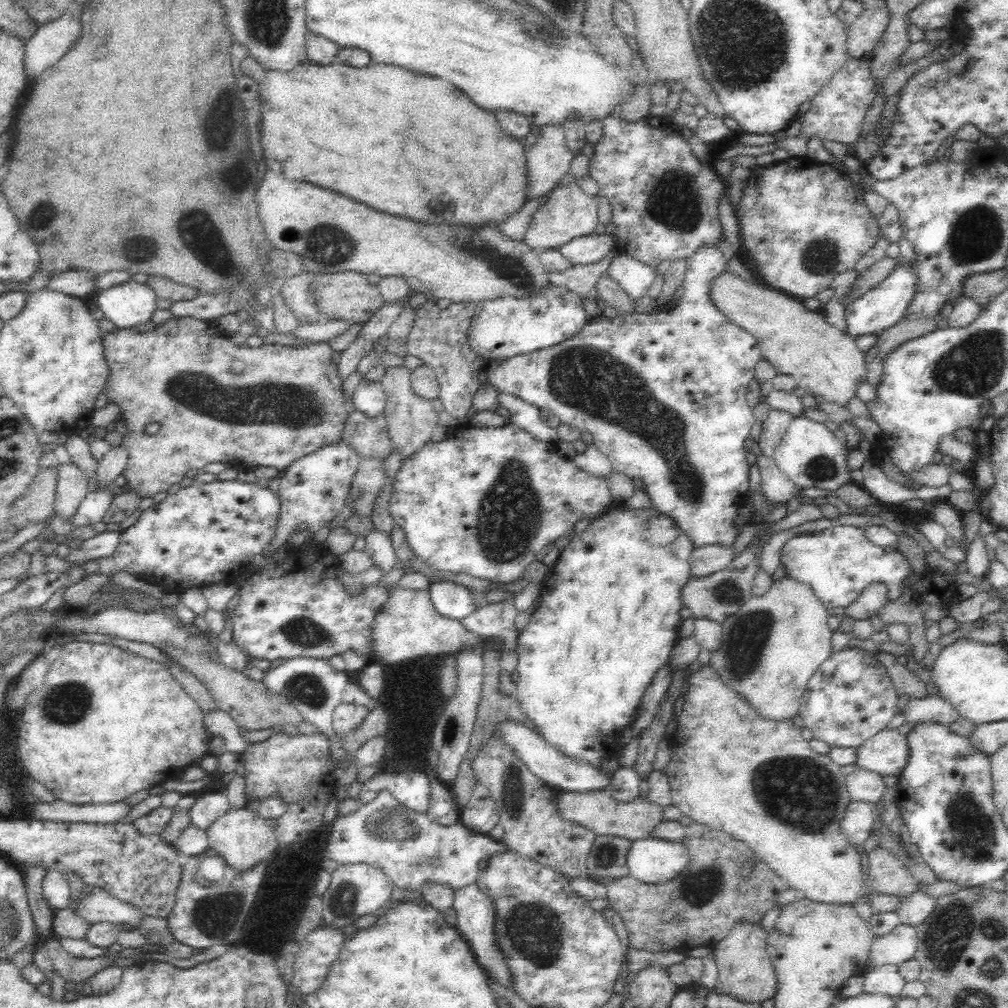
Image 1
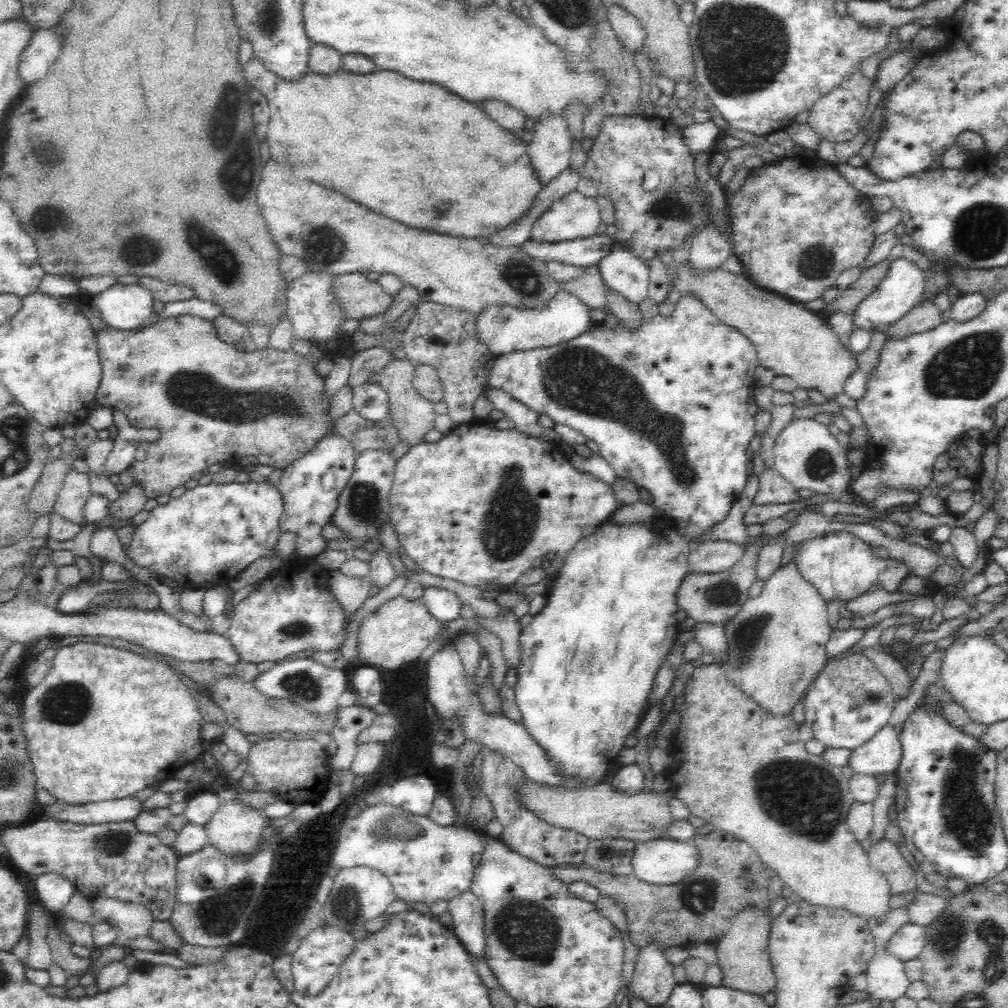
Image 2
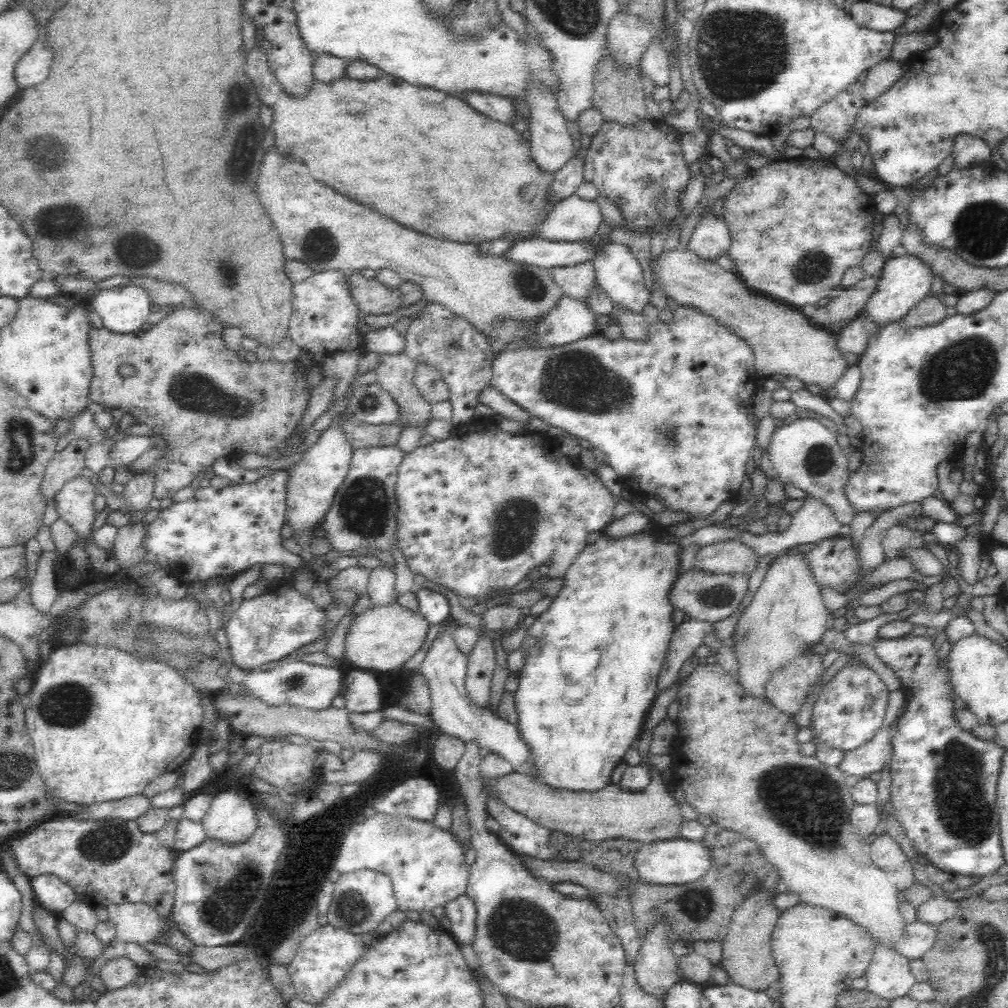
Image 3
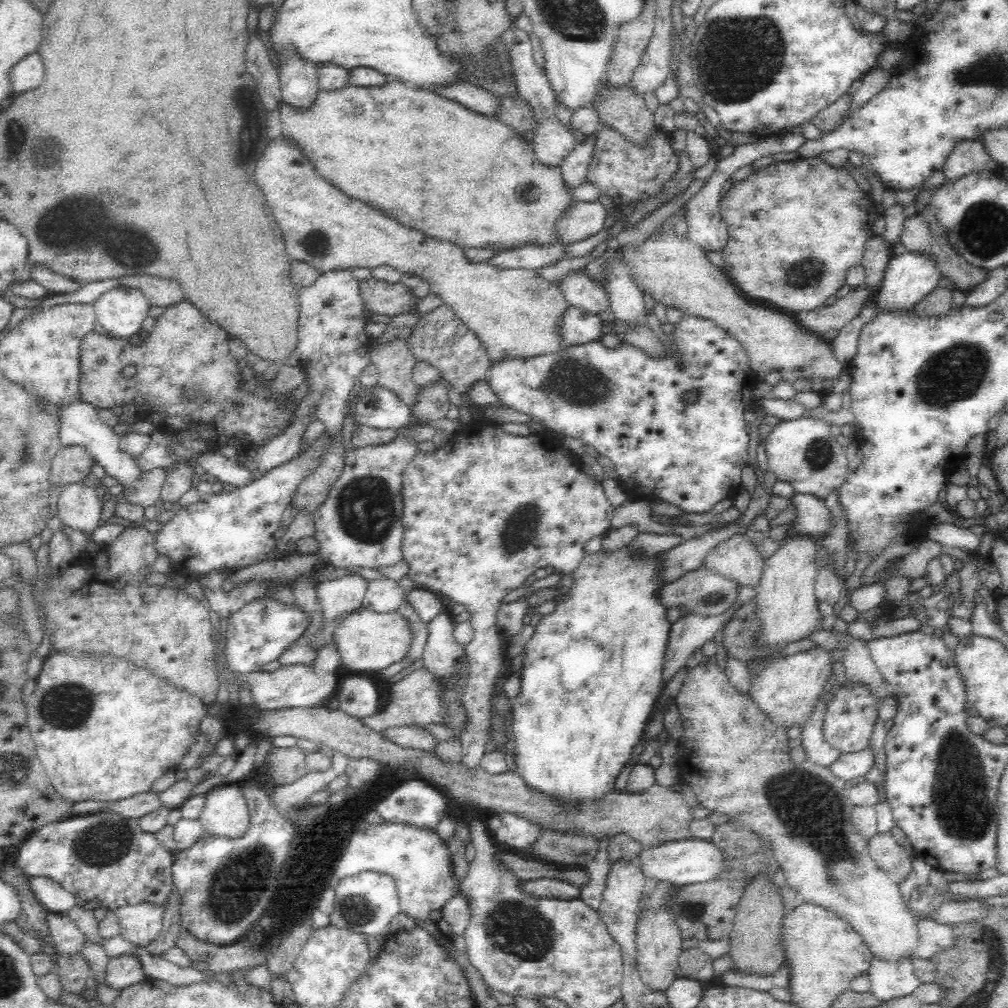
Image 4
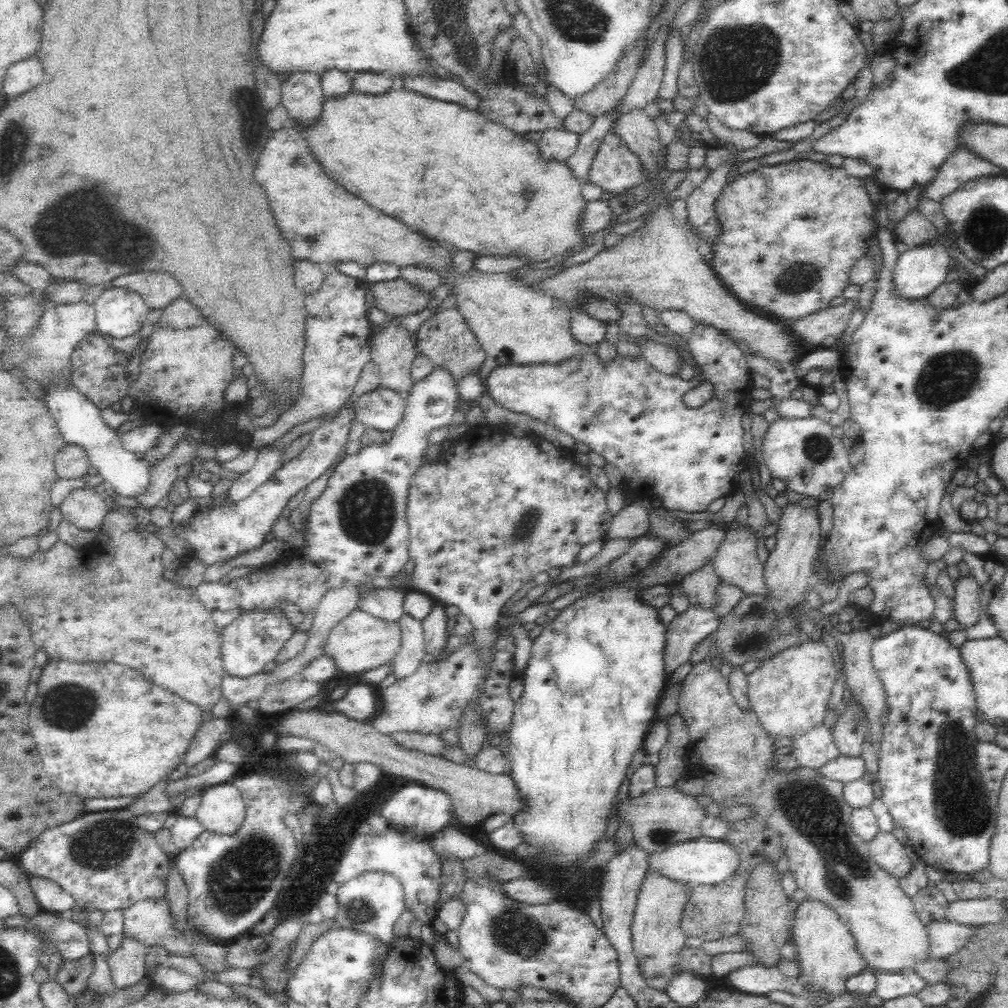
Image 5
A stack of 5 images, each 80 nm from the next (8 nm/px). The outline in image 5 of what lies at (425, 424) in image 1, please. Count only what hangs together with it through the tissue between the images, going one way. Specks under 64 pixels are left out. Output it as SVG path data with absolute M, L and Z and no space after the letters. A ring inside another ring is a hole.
M389 317L380 330L375 332L371 345L371 360L378 364L379 386L391 388L392 390L406 395L412 388L413 380L410 374L411 364L417 355L414 342L410 337L410 331L402 327L398 317Z

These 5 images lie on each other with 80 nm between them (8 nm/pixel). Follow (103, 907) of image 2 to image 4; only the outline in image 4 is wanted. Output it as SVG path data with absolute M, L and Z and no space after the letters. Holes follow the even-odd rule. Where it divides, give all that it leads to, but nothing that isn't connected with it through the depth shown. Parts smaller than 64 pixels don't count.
M148 902L126 905L114 910L120 923L120 936L124 940L146 947L162 930L164 906Z

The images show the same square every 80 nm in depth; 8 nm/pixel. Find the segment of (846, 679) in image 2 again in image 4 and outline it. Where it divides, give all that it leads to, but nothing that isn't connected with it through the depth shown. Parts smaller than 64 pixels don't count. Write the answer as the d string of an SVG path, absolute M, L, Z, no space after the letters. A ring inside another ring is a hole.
M849 682L848 686L838 686L837 693L827 706L827 711L824 715L824 740L832 747L840 750L841 754L852 754L852 752L865 750L869 746L872 726L876 722L880 705L876 695L872 695L868 691L868 687L862 685L862 683L856 685L856 683Z

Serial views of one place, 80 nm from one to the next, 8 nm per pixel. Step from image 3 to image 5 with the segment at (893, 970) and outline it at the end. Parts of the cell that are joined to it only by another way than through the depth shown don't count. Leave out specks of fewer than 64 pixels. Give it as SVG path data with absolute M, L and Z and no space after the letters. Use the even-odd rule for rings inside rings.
M904 970L902 974L875 971L878 985L873 992L884 1000L912 994L918 995L918 992L922 992L922 989L928 986L928 983L918 976L915 970Z

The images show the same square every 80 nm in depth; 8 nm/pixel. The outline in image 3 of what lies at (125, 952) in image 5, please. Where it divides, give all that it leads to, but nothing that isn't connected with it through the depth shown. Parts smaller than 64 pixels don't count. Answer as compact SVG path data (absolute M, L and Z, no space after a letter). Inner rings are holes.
M128 958L104 961L98 968L99 978L104 981L108 991L124 988L142 974L140 969Z

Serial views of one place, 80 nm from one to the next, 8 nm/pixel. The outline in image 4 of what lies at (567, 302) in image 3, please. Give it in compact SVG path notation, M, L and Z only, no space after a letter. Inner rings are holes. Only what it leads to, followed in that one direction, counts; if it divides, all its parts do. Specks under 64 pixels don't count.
M568 305L564 316L561 318L559 331L564 344L586 344L599 340L605 333L603 326L604 322L598 315Z

